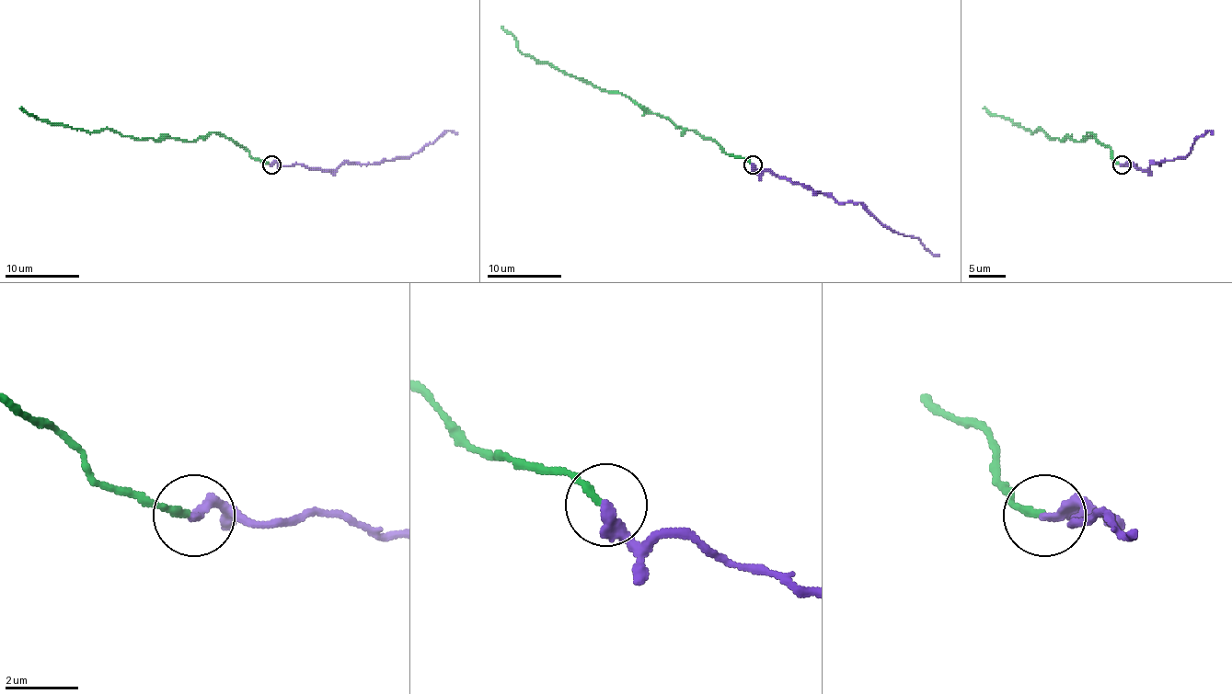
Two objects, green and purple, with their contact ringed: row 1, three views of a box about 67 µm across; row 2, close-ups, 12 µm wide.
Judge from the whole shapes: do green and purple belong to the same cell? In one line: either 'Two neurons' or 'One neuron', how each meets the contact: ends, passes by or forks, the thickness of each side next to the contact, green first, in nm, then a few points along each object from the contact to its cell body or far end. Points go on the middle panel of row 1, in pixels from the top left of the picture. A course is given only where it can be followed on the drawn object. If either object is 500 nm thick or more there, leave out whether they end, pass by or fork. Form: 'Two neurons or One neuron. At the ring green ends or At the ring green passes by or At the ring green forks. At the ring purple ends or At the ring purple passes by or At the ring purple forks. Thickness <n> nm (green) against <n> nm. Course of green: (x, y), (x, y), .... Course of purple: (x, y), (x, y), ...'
One neuron. At the ring green ends. At the ring purple ends. Thickness 180 nm (green) against 280 nm. Course of green: (752, 165), (744, 158), (726, 153), (714, 142), (644, 111), (624, 95), (604, 91), (523, 54), (501, 27). Course of purple: (754, 165), (838, 202), (861, 202), (887, 226), (916, 237), (938, 255)

